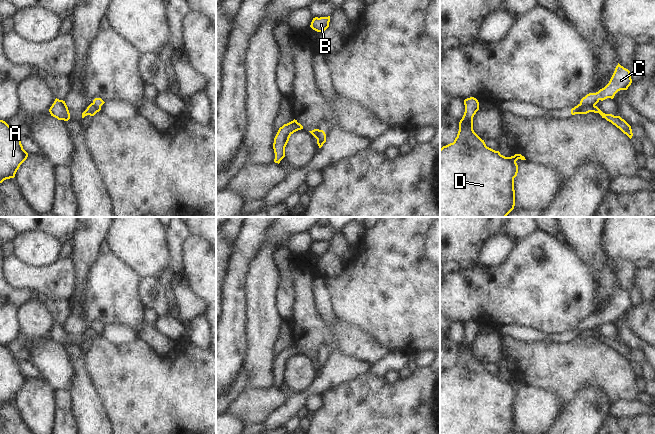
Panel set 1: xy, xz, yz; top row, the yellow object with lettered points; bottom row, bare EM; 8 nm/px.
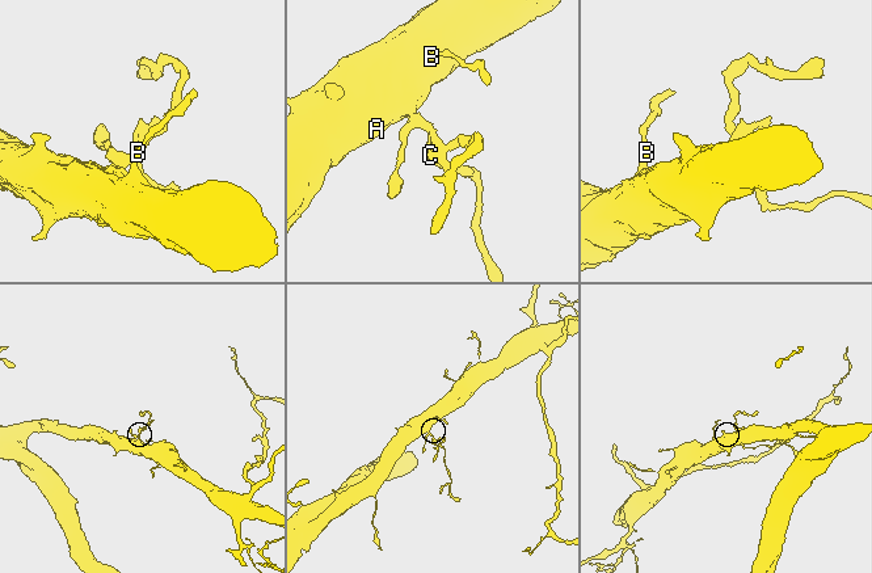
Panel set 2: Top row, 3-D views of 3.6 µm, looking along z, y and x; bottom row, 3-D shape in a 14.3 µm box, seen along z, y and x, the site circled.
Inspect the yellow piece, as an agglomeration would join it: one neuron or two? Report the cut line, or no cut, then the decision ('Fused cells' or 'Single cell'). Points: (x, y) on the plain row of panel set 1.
Split along xz (323, 355), (318, 363), (320, 366), (319, 371). Fused cells

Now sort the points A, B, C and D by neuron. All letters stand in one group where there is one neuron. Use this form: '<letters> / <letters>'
A B D / C

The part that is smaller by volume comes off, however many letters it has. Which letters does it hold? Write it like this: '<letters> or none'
C

